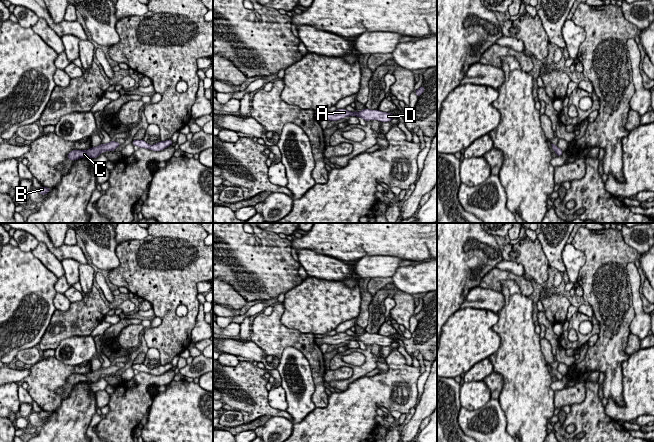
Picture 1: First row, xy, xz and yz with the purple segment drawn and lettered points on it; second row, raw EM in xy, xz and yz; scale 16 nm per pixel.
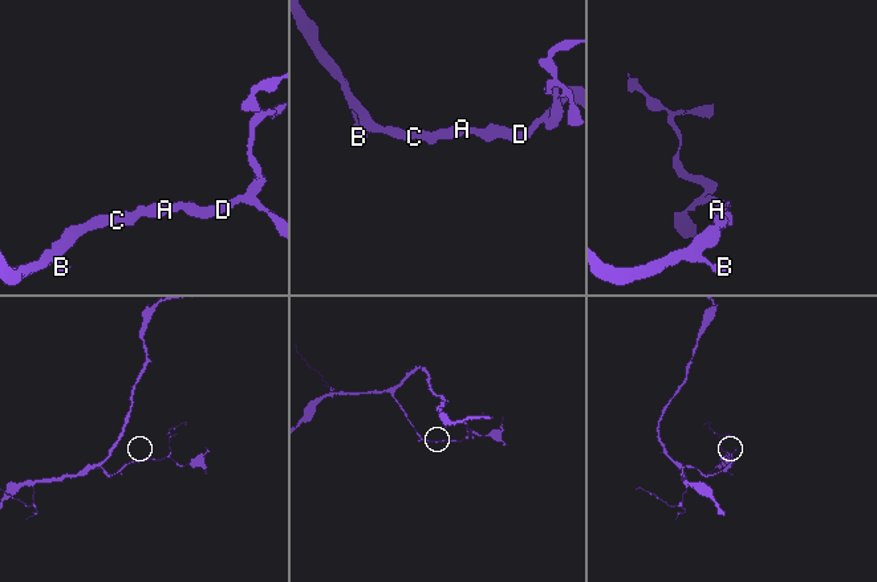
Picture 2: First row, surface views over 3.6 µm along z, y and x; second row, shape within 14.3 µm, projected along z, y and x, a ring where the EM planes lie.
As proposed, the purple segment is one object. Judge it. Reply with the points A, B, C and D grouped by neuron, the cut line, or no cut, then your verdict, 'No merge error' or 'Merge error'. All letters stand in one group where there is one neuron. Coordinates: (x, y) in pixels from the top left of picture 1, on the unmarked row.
Groups: A B C D. No split. No merge error

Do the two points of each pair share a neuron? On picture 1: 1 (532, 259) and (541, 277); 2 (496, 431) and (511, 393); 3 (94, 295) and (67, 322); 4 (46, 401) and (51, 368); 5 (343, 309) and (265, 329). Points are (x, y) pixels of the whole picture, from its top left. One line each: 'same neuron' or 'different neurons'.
1: same neuron
2: different neurons
3: same neuron
4: same neuron
5: different neurons

